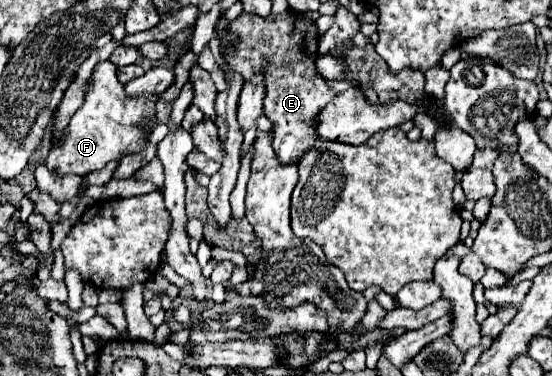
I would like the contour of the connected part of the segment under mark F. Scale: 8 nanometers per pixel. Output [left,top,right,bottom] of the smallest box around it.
[46,61,156,177]

